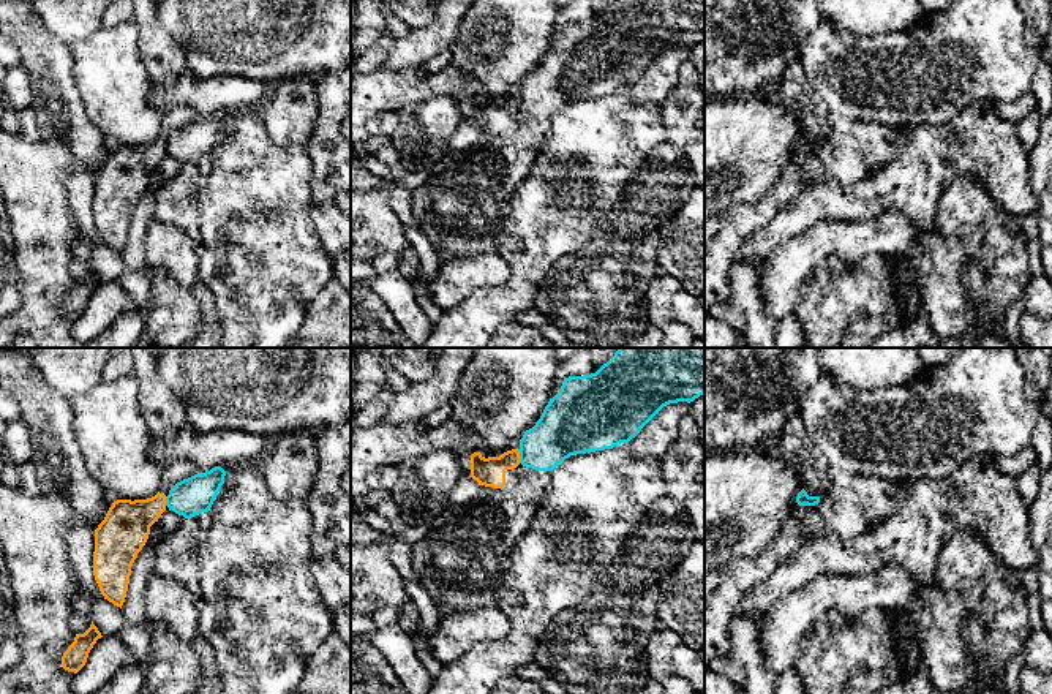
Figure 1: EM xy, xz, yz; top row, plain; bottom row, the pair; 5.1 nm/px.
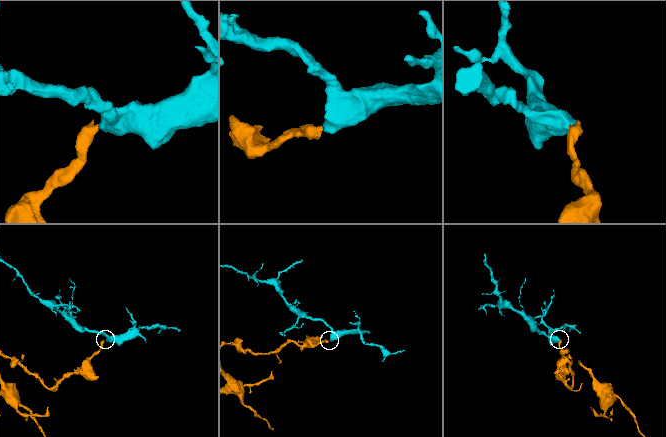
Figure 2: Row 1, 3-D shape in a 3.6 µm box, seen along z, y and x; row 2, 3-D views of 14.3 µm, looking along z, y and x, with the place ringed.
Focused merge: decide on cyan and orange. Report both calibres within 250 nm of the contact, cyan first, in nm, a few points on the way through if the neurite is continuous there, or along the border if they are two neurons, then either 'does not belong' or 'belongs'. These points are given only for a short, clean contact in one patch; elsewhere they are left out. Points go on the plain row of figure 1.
calibres 260 and 150 nm; border xz (517, 95), (520, 108); does not belong

